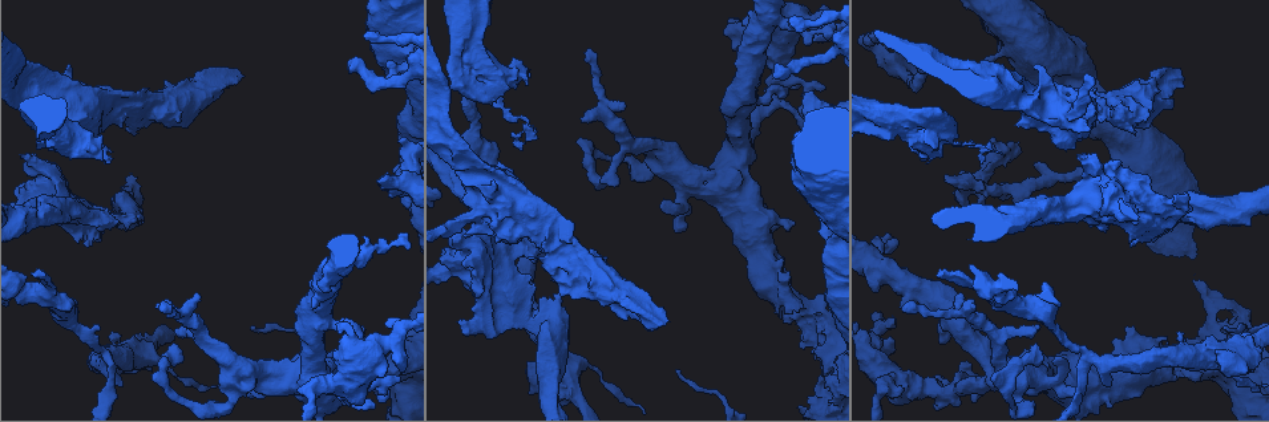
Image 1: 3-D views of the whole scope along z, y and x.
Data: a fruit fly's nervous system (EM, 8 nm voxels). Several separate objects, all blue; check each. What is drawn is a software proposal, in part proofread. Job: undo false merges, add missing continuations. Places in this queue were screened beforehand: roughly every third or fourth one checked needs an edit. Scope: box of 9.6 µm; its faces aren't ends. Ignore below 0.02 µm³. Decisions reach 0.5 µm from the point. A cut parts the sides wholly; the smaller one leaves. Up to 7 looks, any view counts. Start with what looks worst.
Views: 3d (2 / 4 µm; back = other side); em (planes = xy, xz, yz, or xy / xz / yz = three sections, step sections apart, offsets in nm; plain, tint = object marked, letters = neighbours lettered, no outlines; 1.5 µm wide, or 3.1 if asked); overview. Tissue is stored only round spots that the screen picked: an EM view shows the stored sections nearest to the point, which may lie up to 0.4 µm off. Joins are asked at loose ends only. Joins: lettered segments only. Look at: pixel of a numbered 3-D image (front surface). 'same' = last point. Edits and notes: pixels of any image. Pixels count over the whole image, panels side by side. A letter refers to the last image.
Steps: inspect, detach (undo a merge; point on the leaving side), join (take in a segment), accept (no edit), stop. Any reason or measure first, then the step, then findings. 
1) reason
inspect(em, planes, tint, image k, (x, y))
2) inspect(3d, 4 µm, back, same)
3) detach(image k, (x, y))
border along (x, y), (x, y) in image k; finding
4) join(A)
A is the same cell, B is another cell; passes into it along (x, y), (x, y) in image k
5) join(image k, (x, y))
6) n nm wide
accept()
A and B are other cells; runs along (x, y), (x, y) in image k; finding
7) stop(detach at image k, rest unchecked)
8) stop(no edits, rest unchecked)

free end
inspect(3d, 4 µm, image 1, (112, 332))

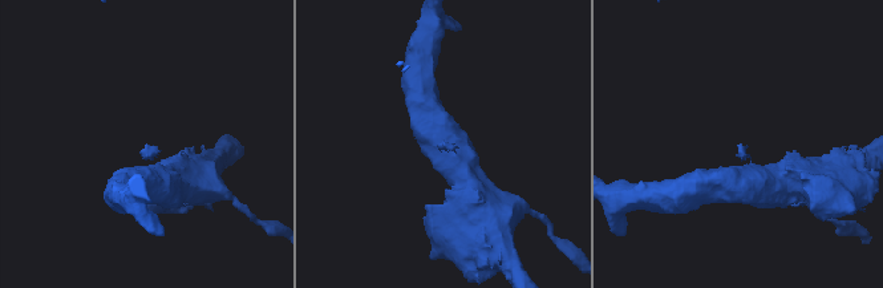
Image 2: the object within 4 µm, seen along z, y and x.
inspect(em, planes, letters, image 2, (741, 143))

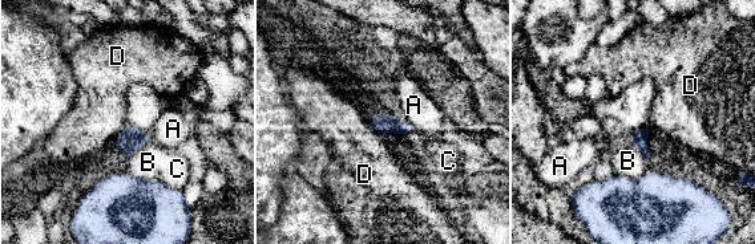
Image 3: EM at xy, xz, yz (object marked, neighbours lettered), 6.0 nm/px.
accept()
A, B, C and D are other cells; none of them fits

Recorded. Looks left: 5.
stops while still wide
inspect(em, yz, step 8, letters, image 1, (241, 73))

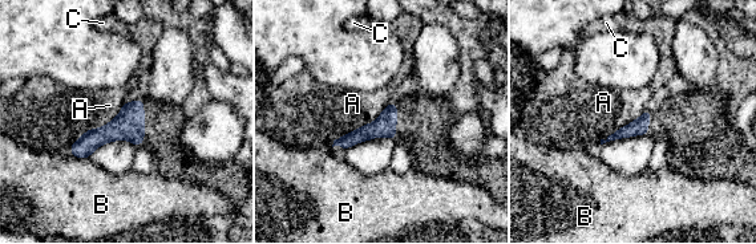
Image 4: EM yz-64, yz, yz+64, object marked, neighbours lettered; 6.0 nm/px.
accept()
A, B and C are other cells; border along (125, 101), (113, 118) in image 4; none of them fits

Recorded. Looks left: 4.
branch stops here
inspect(em, planes, letters, image 1, (1177, 194))

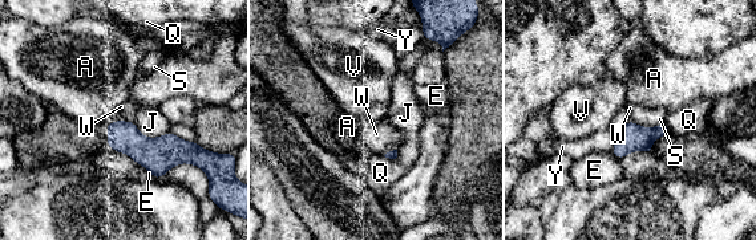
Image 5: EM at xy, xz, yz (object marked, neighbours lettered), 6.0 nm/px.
accept()
A, E, J, Q, S, V, W and Y are other cells; border along (630, 120), (643, 126), (655, 126) in image 5; no lettered segment goes on from it

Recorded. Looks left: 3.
stop(no edits, rest unchecked)

